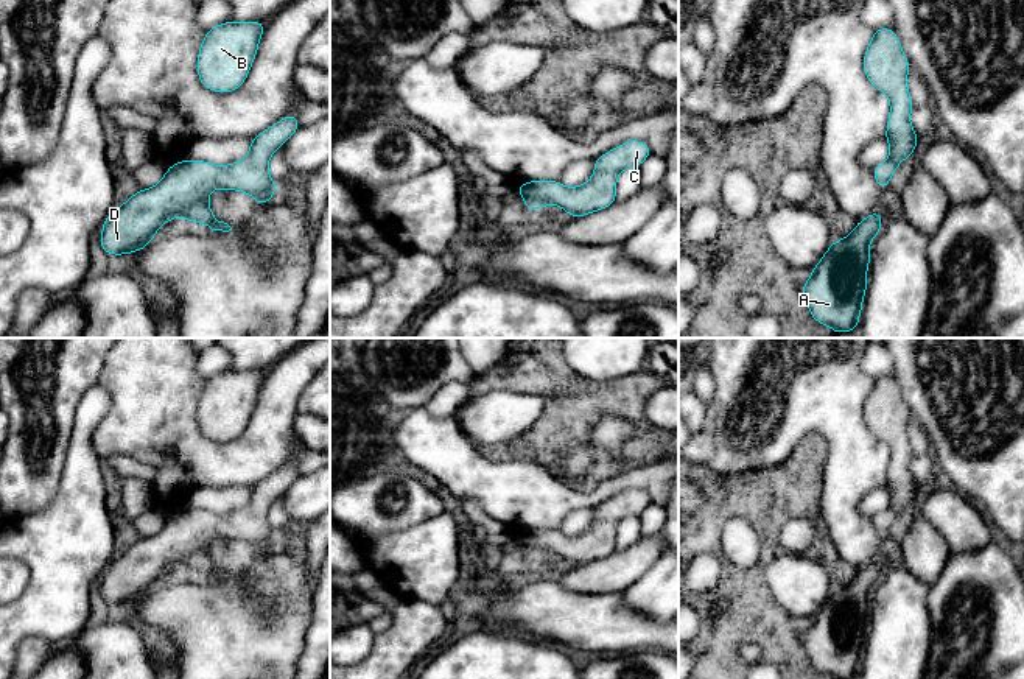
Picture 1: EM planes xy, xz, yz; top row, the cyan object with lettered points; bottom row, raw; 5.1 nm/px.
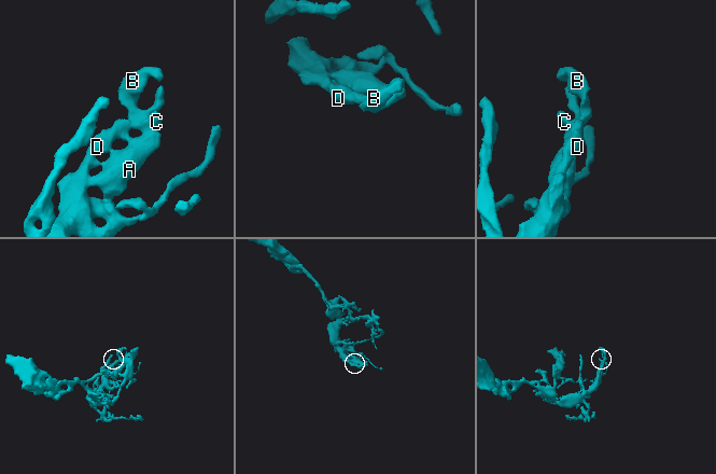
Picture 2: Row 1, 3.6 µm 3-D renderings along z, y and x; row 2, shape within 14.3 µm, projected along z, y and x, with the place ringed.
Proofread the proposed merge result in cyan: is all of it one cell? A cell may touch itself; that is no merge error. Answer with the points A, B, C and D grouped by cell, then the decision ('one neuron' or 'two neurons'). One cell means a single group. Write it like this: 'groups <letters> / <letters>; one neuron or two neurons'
groups A B C D; one neuron

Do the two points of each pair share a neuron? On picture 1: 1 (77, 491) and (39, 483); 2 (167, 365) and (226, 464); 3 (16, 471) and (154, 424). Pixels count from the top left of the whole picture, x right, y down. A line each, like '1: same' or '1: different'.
1: different
2: same
3: different

